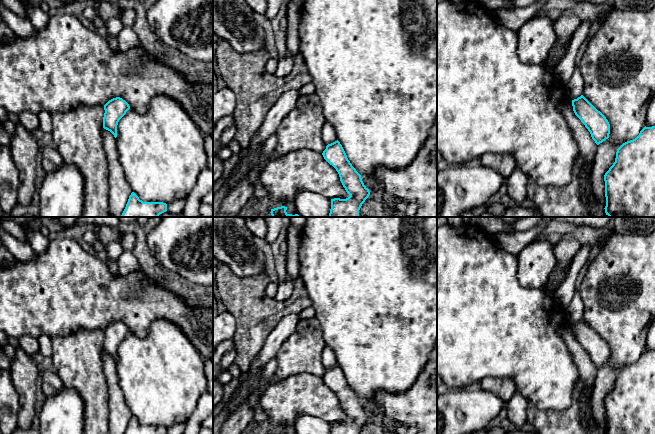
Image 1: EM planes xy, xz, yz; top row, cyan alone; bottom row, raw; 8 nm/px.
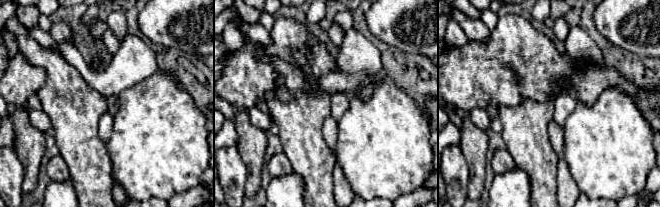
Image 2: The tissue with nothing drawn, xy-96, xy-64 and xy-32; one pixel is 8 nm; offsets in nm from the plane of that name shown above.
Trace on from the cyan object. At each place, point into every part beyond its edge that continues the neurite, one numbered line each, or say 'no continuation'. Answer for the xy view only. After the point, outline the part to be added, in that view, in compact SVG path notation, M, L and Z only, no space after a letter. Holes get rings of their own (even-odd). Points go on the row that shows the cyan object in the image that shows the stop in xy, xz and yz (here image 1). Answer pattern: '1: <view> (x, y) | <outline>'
no continuation

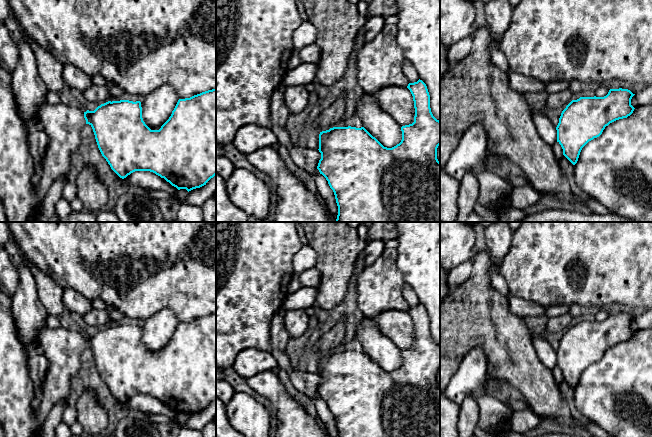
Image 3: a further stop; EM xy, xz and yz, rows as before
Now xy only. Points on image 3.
1: xy (62, 123) | M0 60L0 202L8 222L31 222L41 209L41 202L53 183L68 177L72 156L80 145L80 131L86 124L84 112L76 106L43 104L37 118L42 122L49 142L39 157L34 157L27 142L26 124L19 115L11 86L12 74ZM40 170L40 180L35 189L33 177Z

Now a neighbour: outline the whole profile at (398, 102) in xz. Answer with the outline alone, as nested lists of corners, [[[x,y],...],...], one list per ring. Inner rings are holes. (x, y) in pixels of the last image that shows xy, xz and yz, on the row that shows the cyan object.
[[[386,86],[371,93],[371,96],[401,127],[414,122],[414,101],[407,87]]]

